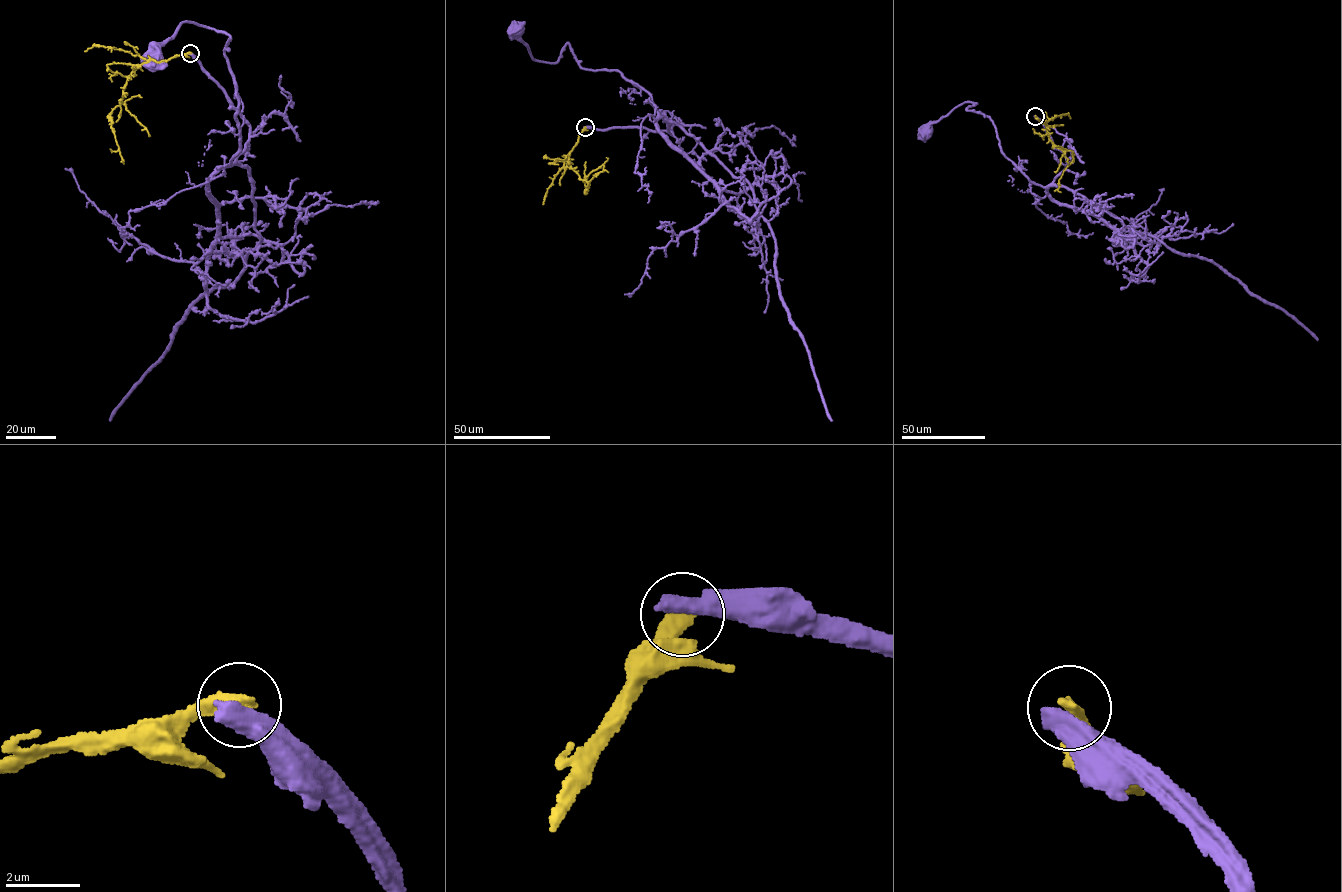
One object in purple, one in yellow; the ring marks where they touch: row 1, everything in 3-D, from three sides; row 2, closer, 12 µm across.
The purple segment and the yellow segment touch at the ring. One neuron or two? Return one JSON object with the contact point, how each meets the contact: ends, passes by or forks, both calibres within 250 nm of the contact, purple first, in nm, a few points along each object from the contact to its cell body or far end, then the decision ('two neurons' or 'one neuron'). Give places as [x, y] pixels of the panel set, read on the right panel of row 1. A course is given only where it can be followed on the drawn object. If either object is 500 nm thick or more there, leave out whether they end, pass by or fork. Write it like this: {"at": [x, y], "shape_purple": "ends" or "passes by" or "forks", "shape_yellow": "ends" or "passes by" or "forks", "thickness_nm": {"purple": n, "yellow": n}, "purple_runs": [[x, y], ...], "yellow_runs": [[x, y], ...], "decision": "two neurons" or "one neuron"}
{"at": [1035, 116], "thickness_nm": {"purple": 700, "yellow": 400}, "purple_runs": [[1035, 116], [1066, 158], [1046, 187], [1006, 157], [992, 120], [967, 108], [976, 103], [926, 133]], "yellow_runs": [[1035, 116], [1045, 122], [1048, 138], [1055, 146], [1072, 152], [1073, 160], [1059, 180], [1058, 190], [1061, 192]], "decision": "two neurons"}

